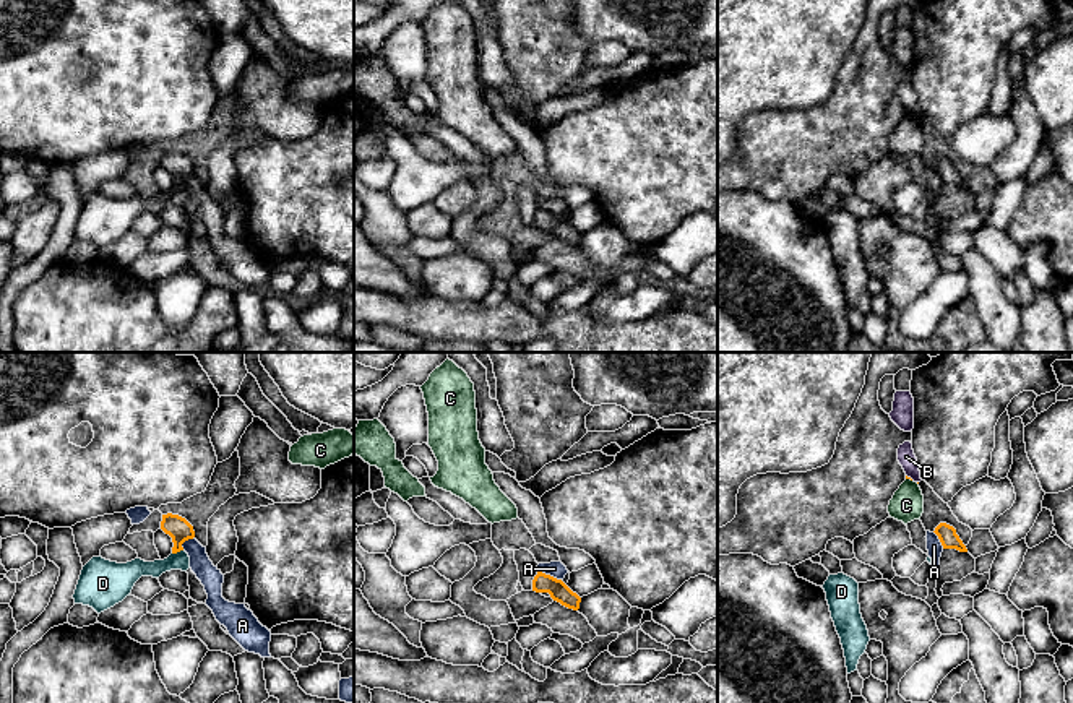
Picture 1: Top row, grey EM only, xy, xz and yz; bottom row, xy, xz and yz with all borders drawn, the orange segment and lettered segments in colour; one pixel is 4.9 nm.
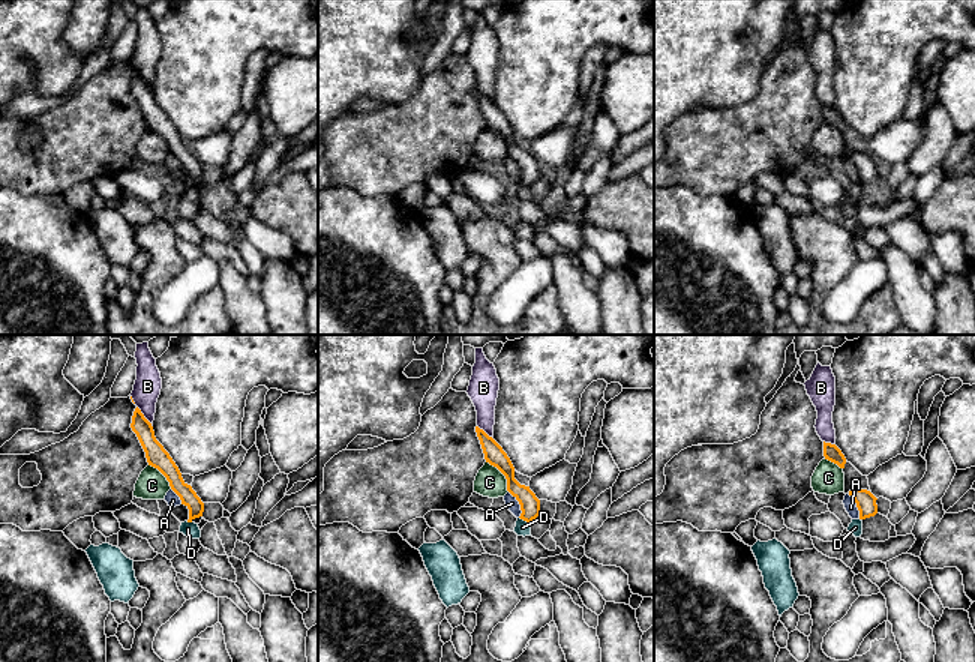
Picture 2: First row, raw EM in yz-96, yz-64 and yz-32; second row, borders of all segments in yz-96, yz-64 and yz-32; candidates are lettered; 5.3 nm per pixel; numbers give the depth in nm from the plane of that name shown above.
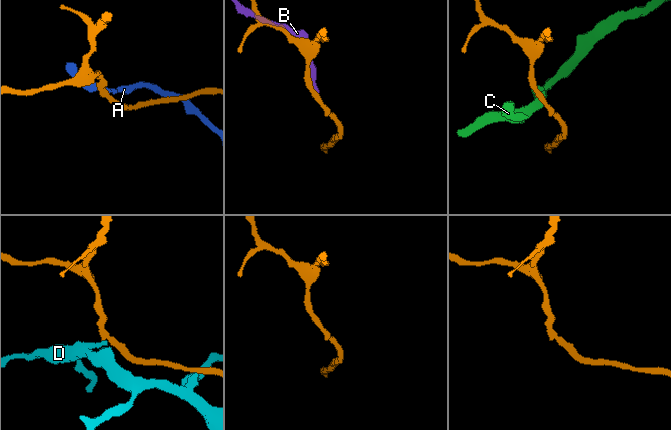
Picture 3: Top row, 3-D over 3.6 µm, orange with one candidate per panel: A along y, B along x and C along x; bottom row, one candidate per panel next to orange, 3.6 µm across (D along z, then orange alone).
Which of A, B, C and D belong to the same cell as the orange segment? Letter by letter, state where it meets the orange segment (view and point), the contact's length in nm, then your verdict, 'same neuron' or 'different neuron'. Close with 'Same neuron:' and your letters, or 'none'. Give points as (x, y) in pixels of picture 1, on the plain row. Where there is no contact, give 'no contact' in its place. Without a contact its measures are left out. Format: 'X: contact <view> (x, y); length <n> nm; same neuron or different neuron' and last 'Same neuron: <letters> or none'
A: contact xz (549, 211); length 130 nm; different neuron
B: contact yz (909, 114); length 50 nm; different neuron
C: contact yz (909, 114); length 40 nm; different neuron
D: contact xy (177, 187); length 60 nm; different neuron
Same neuron: none

